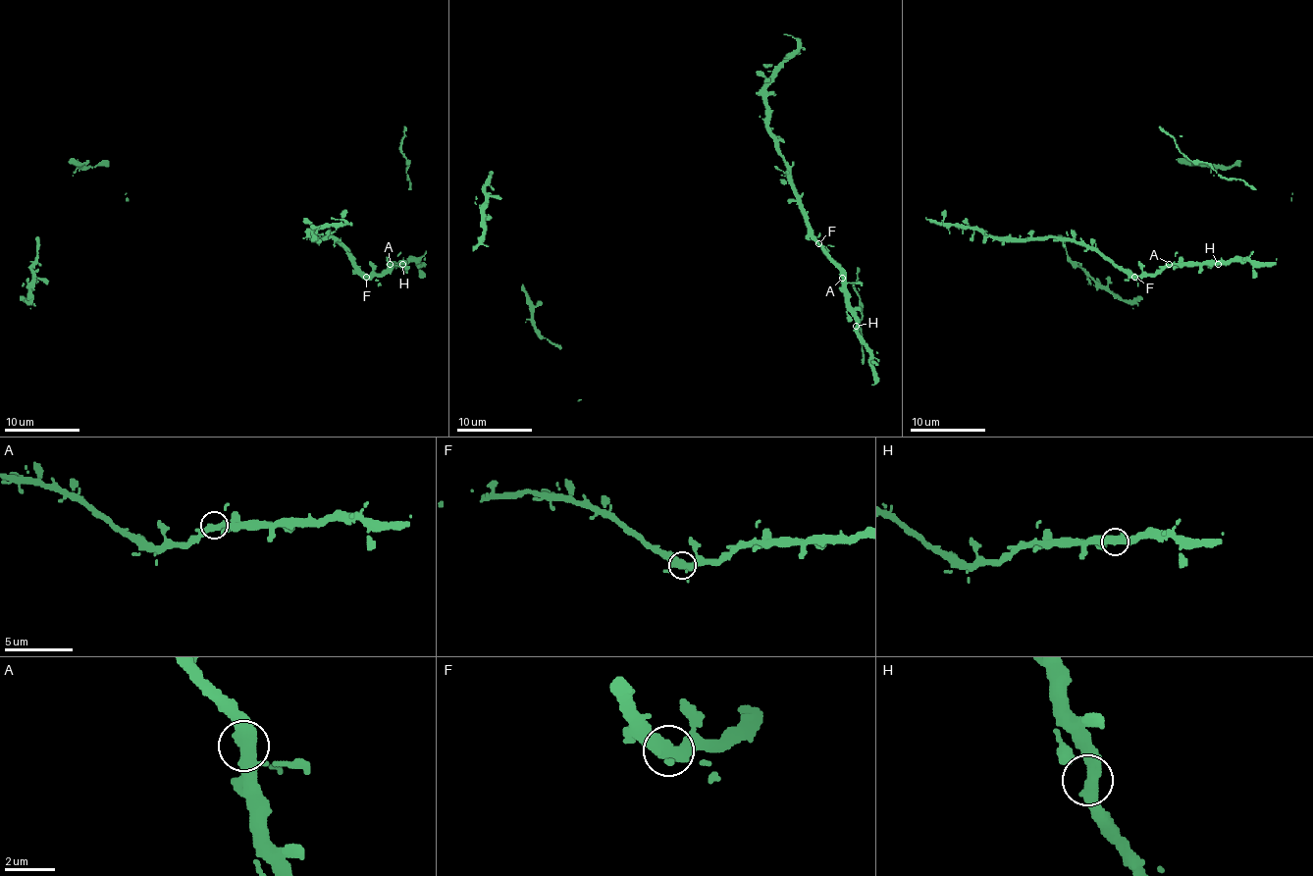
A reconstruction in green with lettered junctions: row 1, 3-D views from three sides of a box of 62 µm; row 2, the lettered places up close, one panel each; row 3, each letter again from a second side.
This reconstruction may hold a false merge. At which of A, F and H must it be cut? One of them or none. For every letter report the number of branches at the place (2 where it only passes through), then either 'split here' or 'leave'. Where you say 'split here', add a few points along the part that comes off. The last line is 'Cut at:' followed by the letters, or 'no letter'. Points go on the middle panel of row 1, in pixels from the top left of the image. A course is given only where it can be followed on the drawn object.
A: 4 | leave
F: 4 | leave
H: 2 | leave
Cut at: no letter

